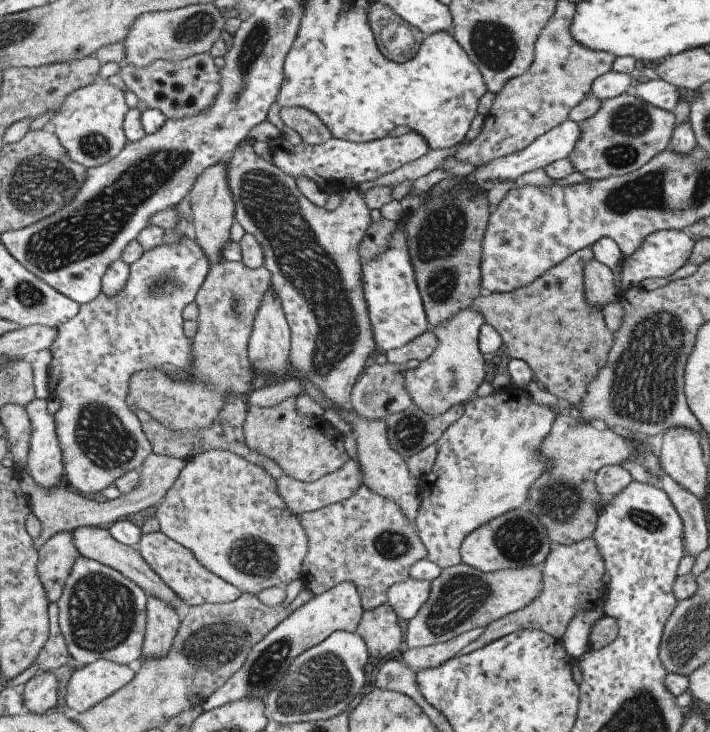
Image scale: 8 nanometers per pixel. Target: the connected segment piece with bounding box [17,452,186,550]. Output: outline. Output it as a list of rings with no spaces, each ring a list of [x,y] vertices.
[[[149,453],[140,464],[140,479],[137,486],[128,493],[122,494],[116,499],[100,499],[92,496],[85,496],[69,488],[65,483],[54,489],[42,489],[40,485],[26,473],[25,470],[19,473],[19,486],[24,494],[24,499],[30,506],[30,512],[39,520],[41,528],[36,537],[31,538],[35,550],[39,550],[49,538],[61,531],[70,532],[80,526],[91,525],[94,527],[109,528],[117,519],[125,519],[135,512],[141,512],[145,508],[151,508],[159,502],[169,487],[175,482],[177,475],[181,472],[186,460],[168,455]]]

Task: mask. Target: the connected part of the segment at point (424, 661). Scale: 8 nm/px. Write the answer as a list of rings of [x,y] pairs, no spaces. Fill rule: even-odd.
[[[477,627],[442,643],[416,649],[407,649],[400,652],[398,656],[403,664],[414,673],[423,669],[432,669],[457,655],[466,644],[469,644],[480,634],[483,634],[483,631],[484,627]]]

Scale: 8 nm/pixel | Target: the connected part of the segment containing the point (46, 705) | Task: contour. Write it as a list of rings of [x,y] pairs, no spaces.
[[[37,672],[24,684],[22,706],[30,713],[43,714],[55,706],[57,682],[52,673]]]

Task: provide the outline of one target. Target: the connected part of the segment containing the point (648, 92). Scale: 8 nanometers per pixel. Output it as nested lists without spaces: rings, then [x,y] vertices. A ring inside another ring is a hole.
[[[661,79],[637,83],[631,88],[631,91],[633,92],[633,95],[637,95],[645,102],[652,104],[654,107],[665,109],[670,113],[675,111],[675,108],[680,101],[678,88]]]

